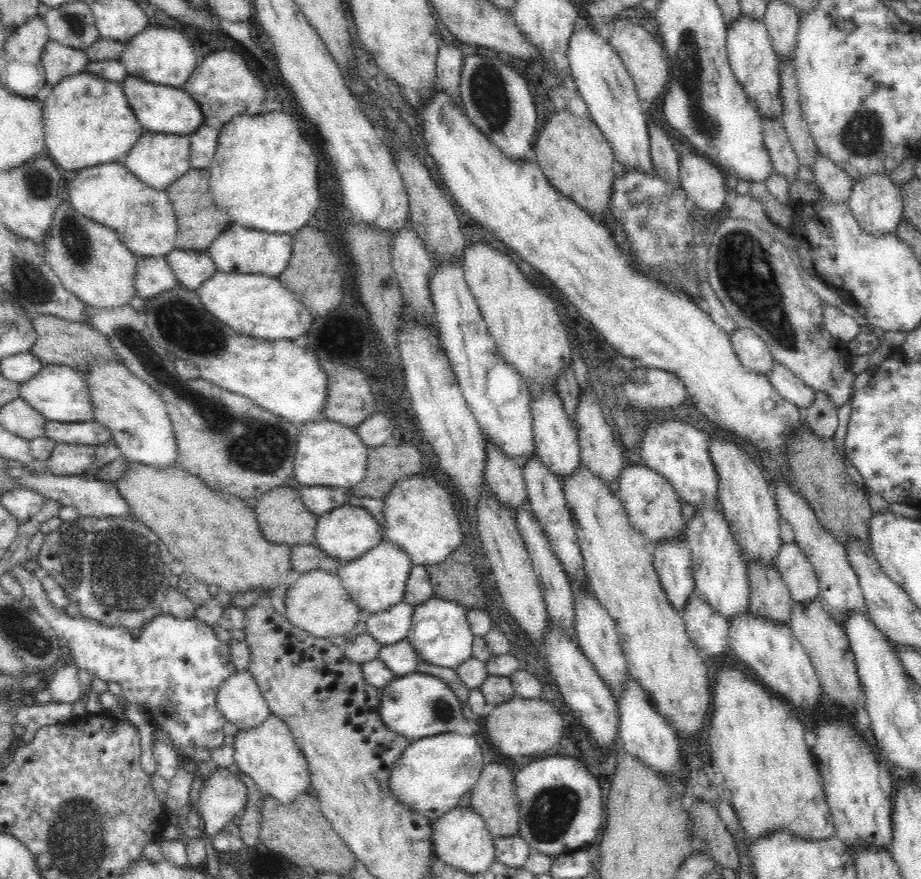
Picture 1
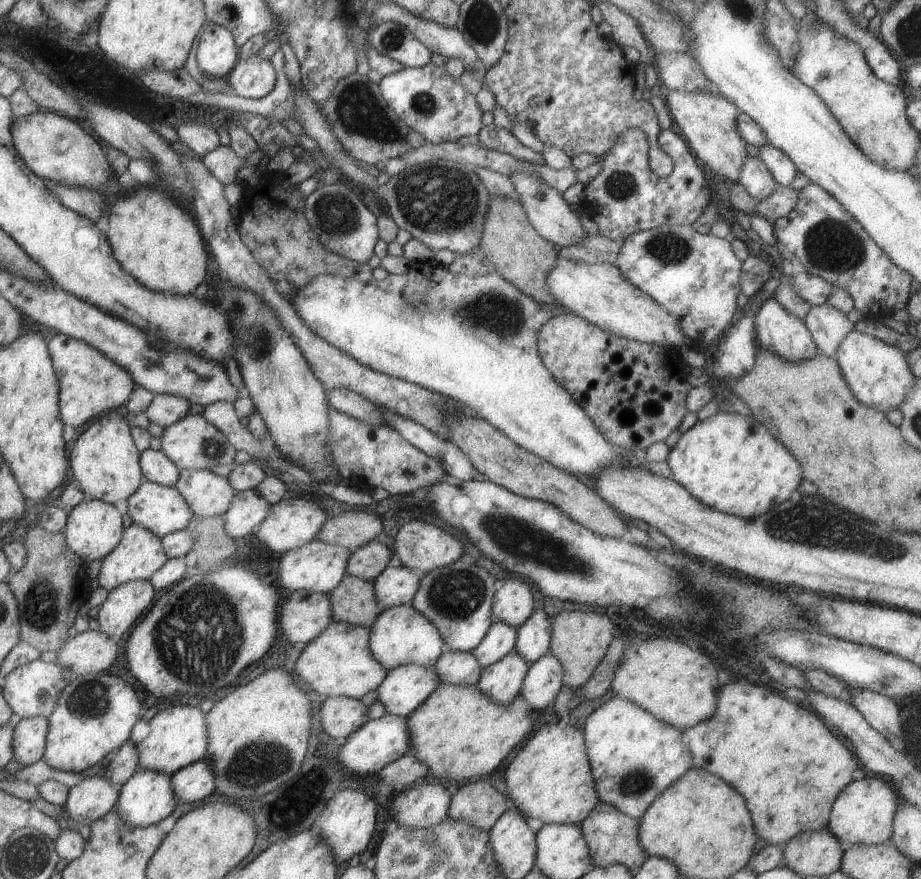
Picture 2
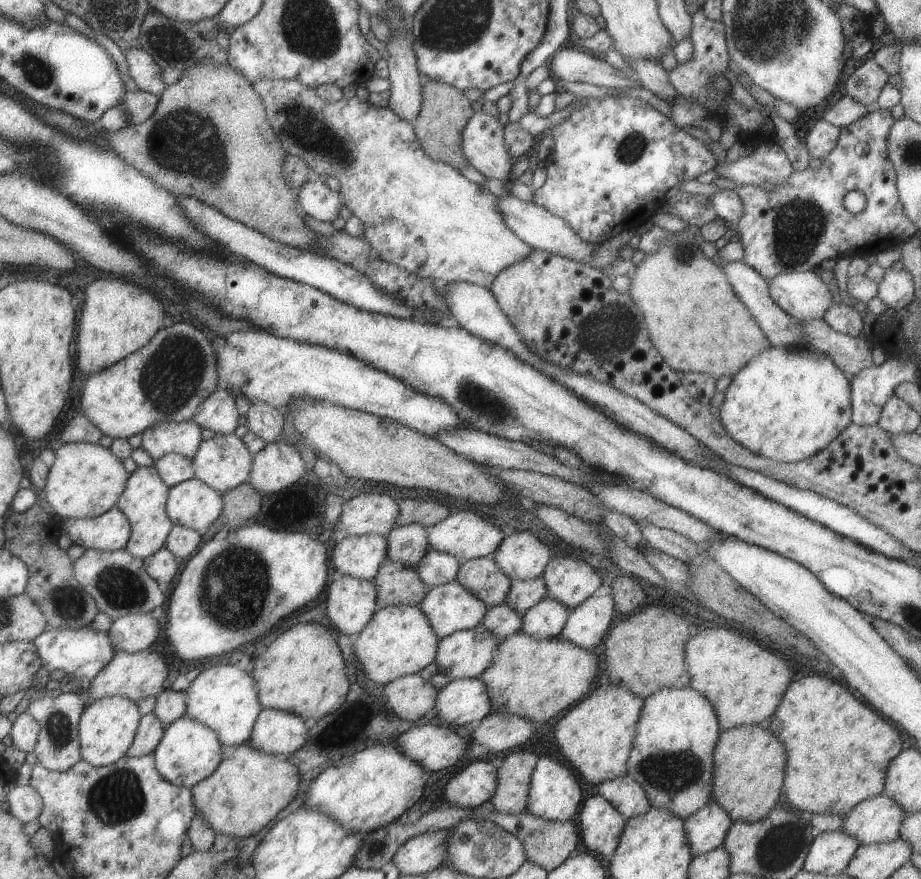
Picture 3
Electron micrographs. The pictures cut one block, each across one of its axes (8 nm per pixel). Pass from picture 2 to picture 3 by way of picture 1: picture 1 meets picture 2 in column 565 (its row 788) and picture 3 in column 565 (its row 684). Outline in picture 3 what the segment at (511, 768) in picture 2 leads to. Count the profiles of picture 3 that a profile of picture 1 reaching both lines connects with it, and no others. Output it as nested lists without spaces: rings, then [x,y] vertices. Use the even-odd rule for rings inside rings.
[[[607,681],[607,688],[605,688],[605,692],[601,692],[601,694],[599,694],[599,692],[593,692],[593,694],[591,694],[590,696],[587,696],[587,698],[585,698],[584,700],[579,700],[579,702],[572,705],[569,709],[569,712],[567,712],[567,714],[565,714],[562,718],[559,718],[559,721],[557,722],[557,724],[555,724],[555,726],[553,726],[553,738],[555,738],[555,744],[557,744],[557,748],[559,748],[559,752],[561,753],[561,756],[563,756],[563,760],[565,760],[565,762],[569,762],[569,766],[571,766],[571,769],[575,770],[575,772],[577,772],[577,774],[579,774],[579,778],[581,778],[581,780],[585,780],[585,782],[587,782],[587,784],[593,784],[594,787],[597,787],[603,781],[610,781],[610,780],[613,780],[614,778],[619,778],[619,777],[622,777],[623,775],[627,774],[628,754],[629,754],[629,751],[631,750],[632,740],[634,739],[634,736],[635,736],[635,729],[636,729],[636,724],[637,724],[637,721],[639,718],[640,708],[643,706],[644,706],[644,699],[639,698],[638,696],[635,696],[632,692],[629,692],[626,688],[623,688],[619,685],[608,686],[608,681]]]

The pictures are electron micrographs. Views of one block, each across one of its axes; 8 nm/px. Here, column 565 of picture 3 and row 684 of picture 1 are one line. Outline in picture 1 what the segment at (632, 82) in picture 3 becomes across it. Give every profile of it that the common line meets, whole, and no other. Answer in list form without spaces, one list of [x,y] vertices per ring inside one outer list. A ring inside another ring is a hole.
[[[60,664],[55,667],[47,686],[50,689],[52,701],[72,704],[78,698],[84,698],[82,684],[78,678],[79,671],[74,664]]]

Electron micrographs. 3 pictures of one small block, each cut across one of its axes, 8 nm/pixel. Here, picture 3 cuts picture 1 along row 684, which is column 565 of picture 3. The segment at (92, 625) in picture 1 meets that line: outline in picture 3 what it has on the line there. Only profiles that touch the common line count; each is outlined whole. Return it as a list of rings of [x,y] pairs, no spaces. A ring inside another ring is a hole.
[[[615,96],[605,98],[585,98],[579,110],[575,110],[566,120],[562,120],[558,125],[551,126],[550,134],[554,138],[553,149],[545,158],[546,179],[544,183],[532,191],[532,201],[535,205],[545,208],[551,214],[562,218],[575,232],[580,236],[580,239],[586,240],[593,244],[601,244],[604,240],[609,240],[612,236],[618,235],[621,231],[635,230],[641,223],[649,220],[657,212],[661,211],[665,204],[665,192],[673,185],[680,182],[688,181],[697,178],[699,174],[713,170],[717,162],[713,157],[713,152],[709,150],[702,141],[699,141],[692,135],[689,135],[683,128],[675,126],[670,119],[653,109],[651,105],[646,102],[641,102],[639,99],[632,99],[629,97],[617,98]]]

